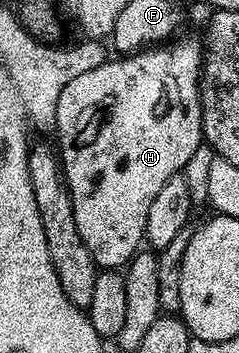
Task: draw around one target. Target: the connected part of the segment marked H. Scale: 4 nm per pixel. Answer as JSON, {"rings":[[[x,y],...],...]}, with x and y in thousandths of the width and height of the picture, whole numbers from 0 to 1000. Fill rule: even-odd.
{"rings":[[[774,108],[724,133],[707,125],[632,127],[536,159],[490,159],[477,170],[439,173],[423,190],[385,193],[339,215],[318,215],[251,263],[230,380],[238,380],[234,422],[247,428],[255,479],[272,496],[272,524],[305,569],[314,601],[314,646],[331,646],[331,669],[347,691],[364,691],[364,714],[381,714],[393,742],[423,759],[506,759],[536,745],[561,720],[594,705],[615,635],[615,601],[632,589],[632,567],[649,567],[665,533],[715,510],[715,499],[762,490],[774,467],[824,436],[824,422],[849,414],[841,374],[841,178],[849,173],[849,130],[837,116]]]}

